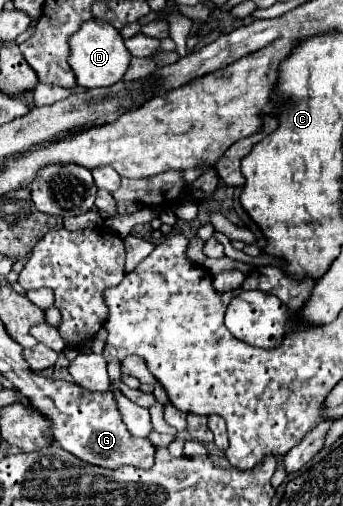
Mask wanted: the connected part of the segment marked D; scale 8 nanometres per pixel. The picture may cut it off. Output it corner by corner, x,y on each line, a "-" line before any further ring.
90,19
80,29
68,37
70,45
70,55
68,55
68,65
72,67
76,75
76,83
88,89
94,87
108,87
120,81
130,65
130,53
124,47
124,39
120,37
118,29
114,29
106,21
96,21

